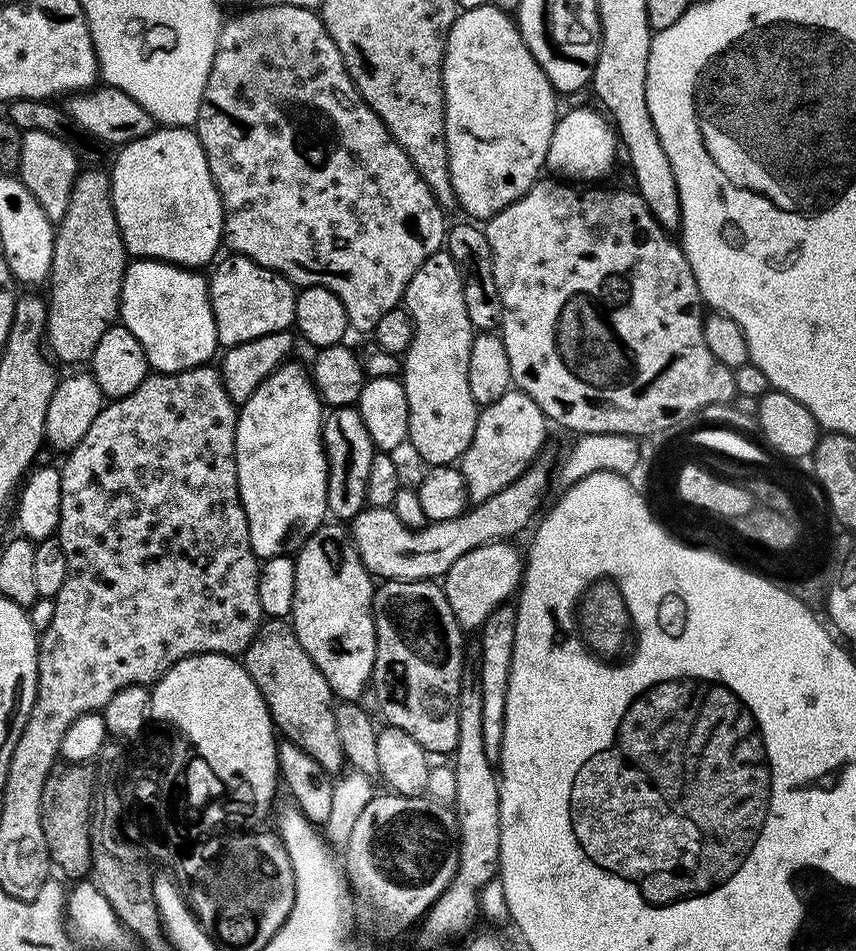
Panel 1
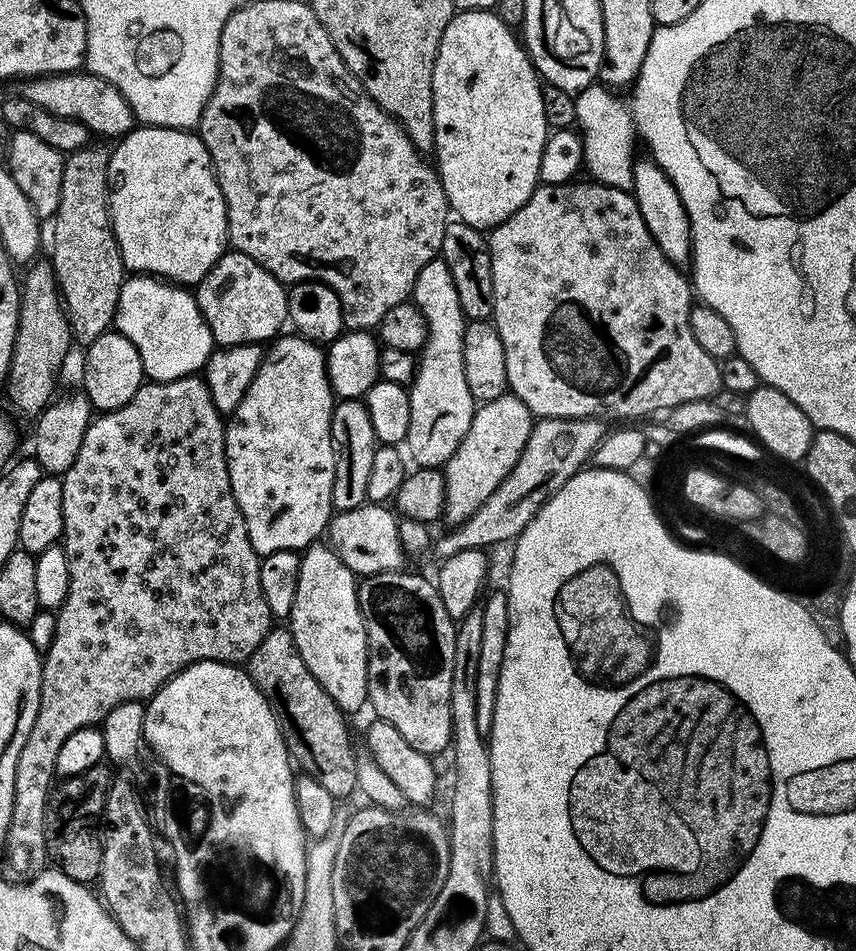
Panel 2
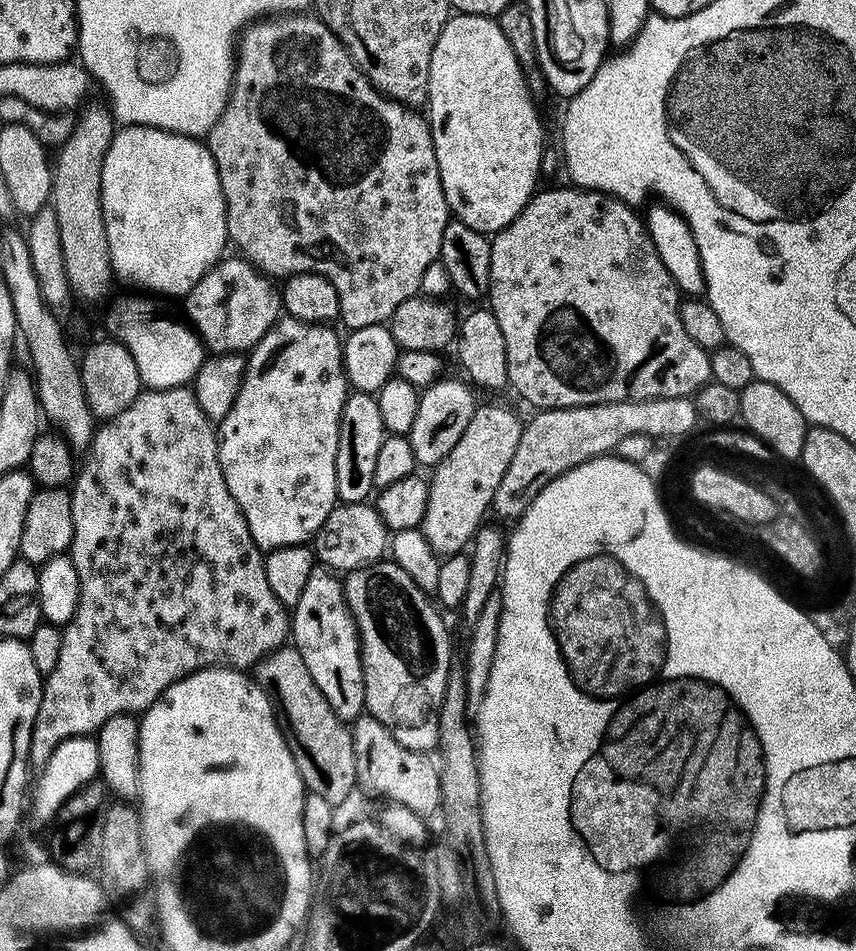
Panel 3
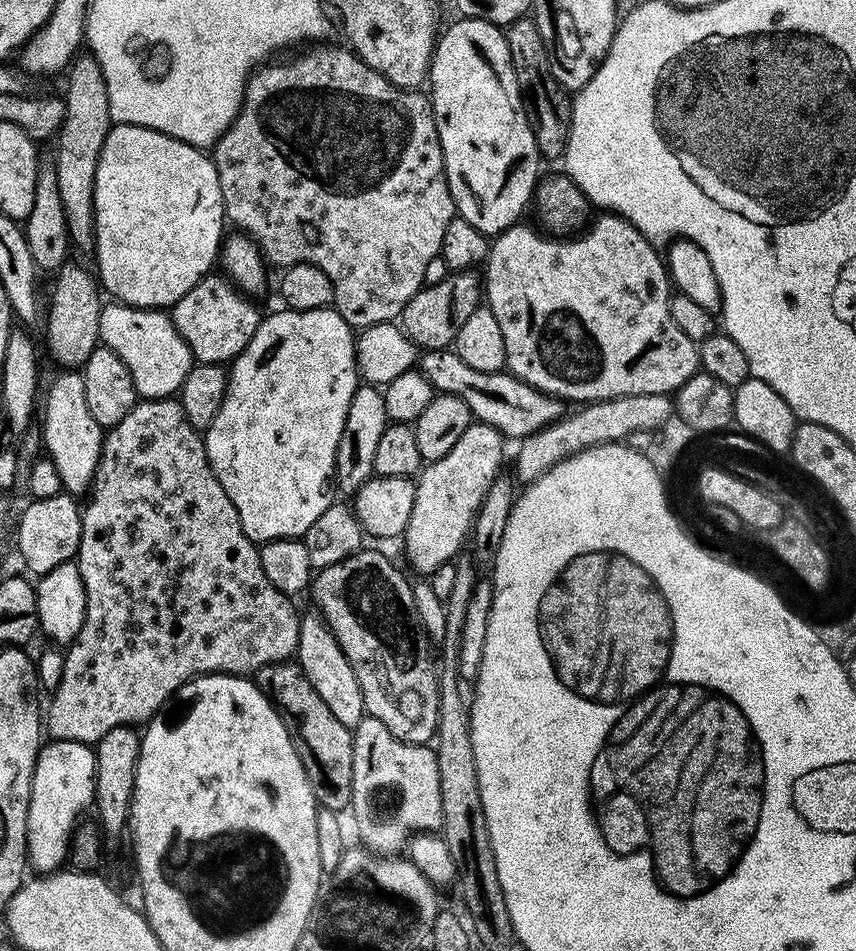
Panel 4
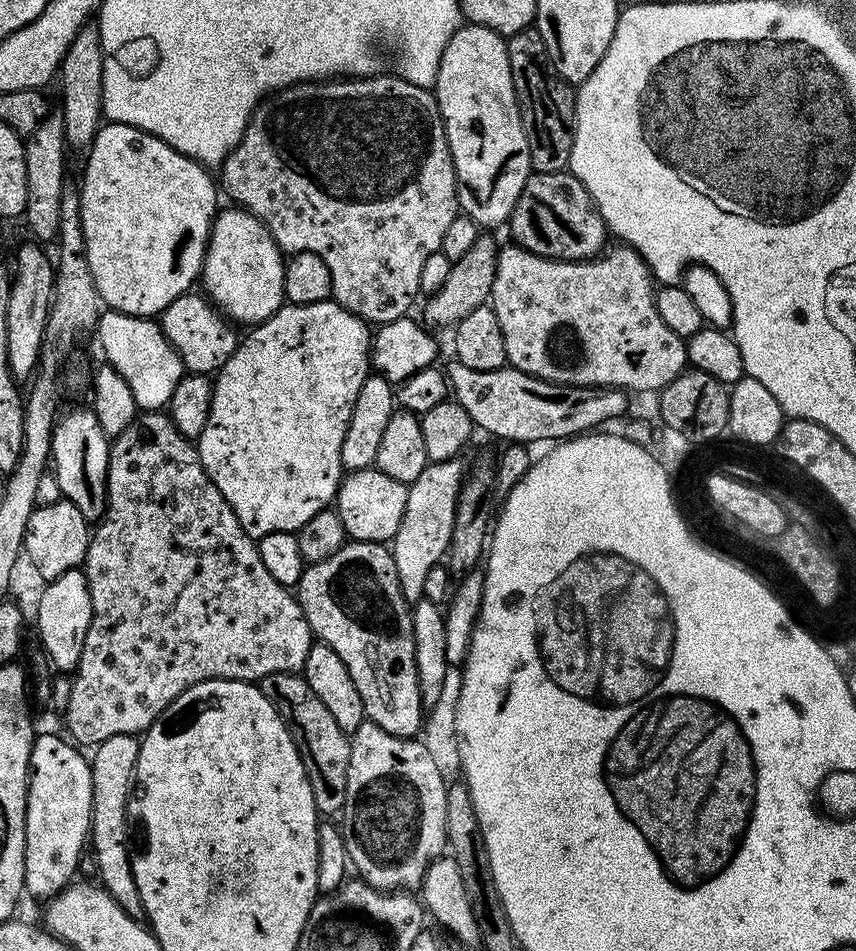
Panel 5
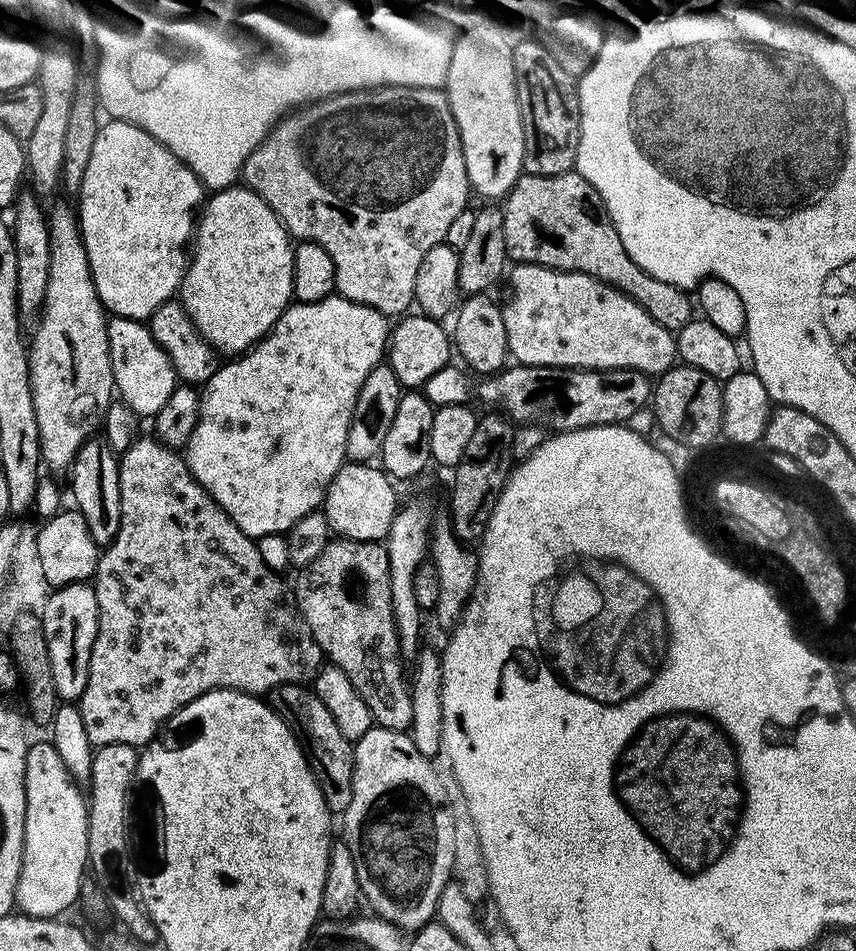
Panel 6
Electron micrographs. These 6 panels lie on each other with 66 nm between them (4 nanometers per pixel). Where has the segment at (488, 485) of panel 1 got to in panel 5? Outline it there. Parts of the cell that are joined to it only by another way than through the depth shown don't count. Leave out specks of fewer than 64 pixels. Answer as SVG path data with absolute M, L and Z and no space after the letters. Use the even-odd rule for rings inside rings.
M457 458L429 462L426 470L418 474L416 481L408 485L406 514L402 514L402 526L398 526L390 547L402 594L409 602L423 597L426 574L430 574L433 566L445 559L448 544L452 541L456 503L466 475L466 464L464 468L462 461L463 459Z

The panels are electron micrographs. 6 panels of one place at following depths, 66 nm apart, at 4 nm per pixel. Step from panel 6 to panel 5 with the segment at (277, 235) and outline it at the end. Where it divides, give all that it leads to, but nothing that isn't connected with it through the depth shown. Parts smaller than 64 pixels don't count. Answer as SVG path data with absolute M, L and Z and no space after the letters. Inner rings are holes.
M228 206L228 209L217 211L216 219L212 222L212 232L208 235L208 249L204 255L204 267L202 269L203 291L213 305L229 321L237 325L248 324L255 326L263 320L268 320L279 308L283 308L284 299L284 266L285 253L274 242L270 230L252 212L247 212L239 206Z

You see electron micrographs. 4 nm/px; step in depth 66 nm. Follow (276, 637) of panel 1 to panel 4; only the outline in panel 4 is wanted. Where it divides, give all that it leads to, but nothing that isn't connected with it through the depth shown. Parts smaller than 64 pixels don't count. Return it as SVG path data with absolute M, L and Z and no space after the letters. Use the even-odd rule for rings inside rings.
M299 663L263 664L254 674L254 683L282 718L294 750L306 770L306 778L310 778L310 786L316 795L317 805L337 814L343 813L343 808L345 811L352 803L353 729L342 726L342 722L334 718L334 713L326 707L326 702L322 702L318 690L310 686L310 678L306 678Z

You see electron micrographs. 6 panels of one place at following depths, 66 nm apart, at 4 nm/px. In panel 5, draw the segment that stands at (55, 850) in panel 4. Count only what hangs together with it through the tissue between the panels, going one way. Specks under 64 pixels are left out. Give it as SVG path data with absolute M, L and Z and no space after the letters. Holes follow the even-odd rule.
M44 732L35 737L32 742L32 753L28 763L28 801L26 802L26 814L24 815L24 891L30 897L37 896L41 902L63 892L69 884L73 883L80 867L80 861L86 852L86 845L90 840L90 829L92 827L92 766L87 755L83 756L81 749L63 735L55 736L52 732Z

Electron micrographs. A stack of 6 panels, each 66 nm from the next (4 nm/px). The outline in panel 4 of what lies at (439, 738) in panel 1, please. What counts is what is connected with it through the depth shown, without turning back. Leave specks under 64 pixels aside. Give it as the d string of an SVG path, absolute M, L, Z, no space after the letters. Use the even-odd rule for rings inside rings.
M365 547L363 550L355 552L350 558L346 558L342 562L334 562L334 566L321 568L313 575L310 593L312 592L312 600L316 603L315 611L324 617L324 621L327 622L328 629L334 634L338 646L342 646L342 654L346 654L346 662L350 662L351 668L354 669L354 675L358 678L358 686L362 686L365 713L378 718L378 722L382 722L382 726L386 726L386 730L390 730L390 734L394 734L394 738L398 738L402 742L428 744L435 737L436 726L440 723L440 678L438 675L438 664L435 659L428 660L430 641L424 629L420 627L420 619L418 618L418 610L414 606L414 594L412 593L410 580L407 580L382 553L375 552L372 548L367 548Z

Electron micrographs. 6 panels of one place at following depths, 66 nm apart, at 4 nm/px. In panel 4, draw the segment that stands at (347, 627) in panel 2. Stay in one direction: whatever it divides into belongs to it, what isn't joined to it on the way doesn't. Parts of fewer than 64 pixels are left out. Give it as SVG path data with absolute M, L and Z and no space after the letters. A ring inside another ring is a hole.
M319 614L311 615L300 616L295 659L306 674L306 678L310 678L310 686L314 686L314 690L318 690L322 702L326 702L326 707L334 713L334 718L338 718L338 722L342 722L342 726L354 730L366 714L362 686L358 686L358 678L354 675L354 669L351 668L350 662L346 662L346 654L342 654L342 646L338 646L324 617Z

